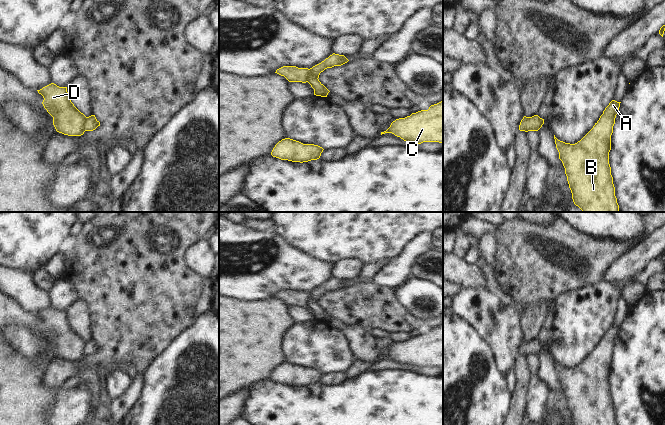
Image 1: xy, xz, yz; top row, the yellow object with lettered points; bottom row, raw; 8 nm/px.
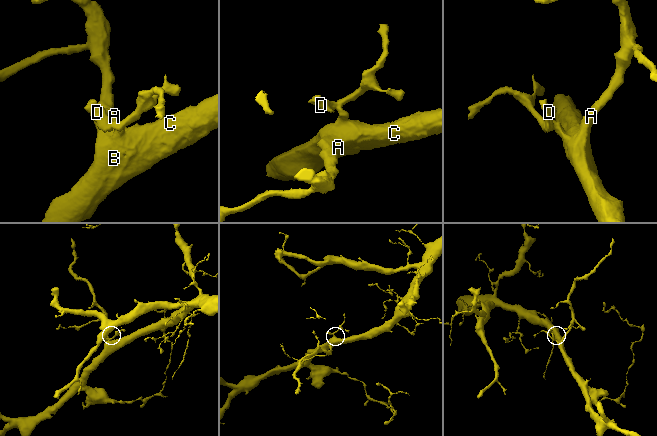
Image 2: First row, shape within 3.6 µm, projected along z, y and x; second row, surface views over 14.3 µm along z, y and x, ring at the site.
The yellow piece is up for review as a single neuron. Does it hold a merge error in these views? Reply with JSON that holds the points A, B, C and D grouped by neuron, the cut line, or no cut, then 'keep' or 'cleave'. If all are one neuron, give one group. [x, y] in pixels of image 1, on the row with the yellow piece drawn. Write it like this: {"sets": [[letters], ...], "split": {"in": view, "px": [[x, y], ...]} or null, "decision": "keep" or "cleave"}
{"sets": [["A", "B", "C"], ["D"]], "split": {"in": "xy", "px": [[87, 117], [84, 123], [84, 130]]}, "decision": "cleave"}

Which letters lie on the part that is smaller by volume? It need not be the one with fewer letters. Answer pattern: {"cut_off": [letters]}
{"cut_off": ["D"]}

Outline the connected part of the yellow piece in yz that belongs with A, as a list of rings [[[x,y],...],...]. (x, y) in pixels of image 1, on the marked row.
[[[612,100],[593,128],[575,144],[560,141],[554,135],[559,159],[565,168],[573,202],[583,212],[619,212],[609,164],[609,152],[611,150],[613,126],[619,112],[620,103]]]

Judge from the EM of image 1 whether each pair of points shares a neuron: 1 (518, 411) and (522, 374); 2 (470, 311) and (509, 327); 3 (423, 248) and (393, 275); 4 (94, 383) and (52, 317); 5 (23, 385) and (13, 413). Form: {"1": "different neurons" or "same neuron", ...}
{"1": "same neuron", "2": "same neuron", "3": "same neuron", "4": "same neuron", "5": "same neuron"}

